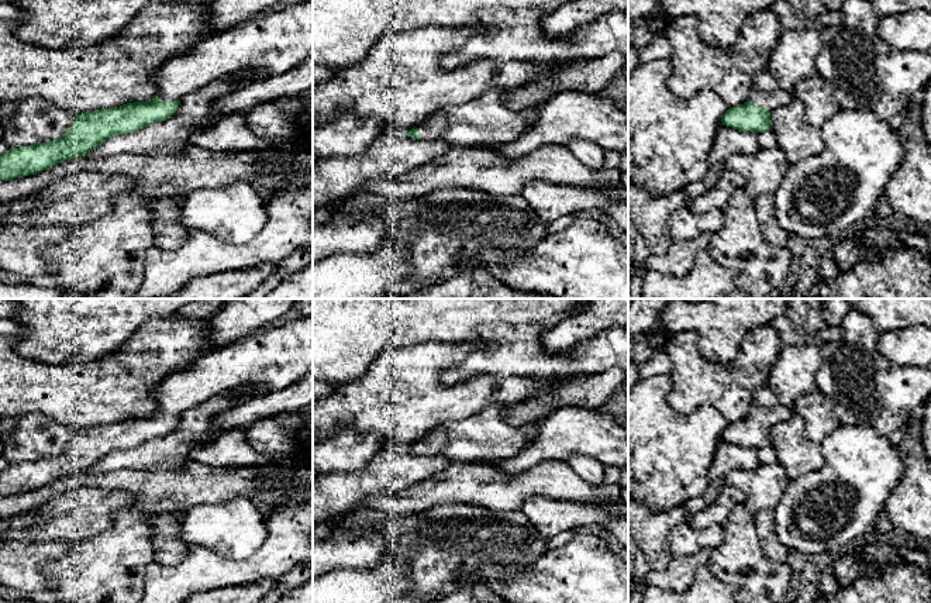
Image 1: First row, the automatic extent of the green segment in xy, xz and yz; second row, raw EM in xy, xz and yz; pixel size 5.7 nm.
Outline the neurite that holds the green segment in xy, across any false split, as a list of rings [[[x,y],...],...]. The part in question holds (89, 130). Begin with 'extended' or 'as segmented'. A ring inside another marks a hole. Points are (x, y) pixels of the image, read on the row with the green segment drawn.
extended; [[[313,0],[300,1],[280,11],[256,14],[223,32],[211,34],[190,51],[170,58],[155,73],[156,96],[149,101],[134,101],[120,107],[76,114],[70,128],[58,139],[10,148],[0,155],[0,180],[34,175],[52,166],[87,156],[108,138],[134,132],[156,121],[170,118],[180,101],[192,92],[218,79],[241,79],[252,73],[256,79],[282,75],[313,56]]]

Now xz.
extended; [[[493,87],[470,103],[437,110],[406,135],[423,141],[444,139],[462,148],[510,142],[530,128],[535,111],[508,108],[506,92],[504,87]]]

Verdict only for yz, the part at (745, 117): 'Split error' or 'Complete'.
Split error

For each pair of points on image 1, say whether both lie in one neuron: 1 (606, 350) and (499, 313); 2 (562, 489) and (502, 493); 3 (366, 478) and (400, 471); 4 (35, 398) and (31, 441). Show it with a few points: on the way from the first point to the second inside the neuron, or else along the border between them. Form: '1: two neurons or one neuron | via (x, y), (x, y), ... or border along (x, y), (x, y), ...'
1: one neuron | via (578, 362), (545, 364), (523, 341)
2: one neuron | via (547, 486), (521, 486), (517, 489)
3: one neuron | via (375, 478), (392, 471)
4: two neurons | border along (14, 416), (44, 413), (65, 424)

